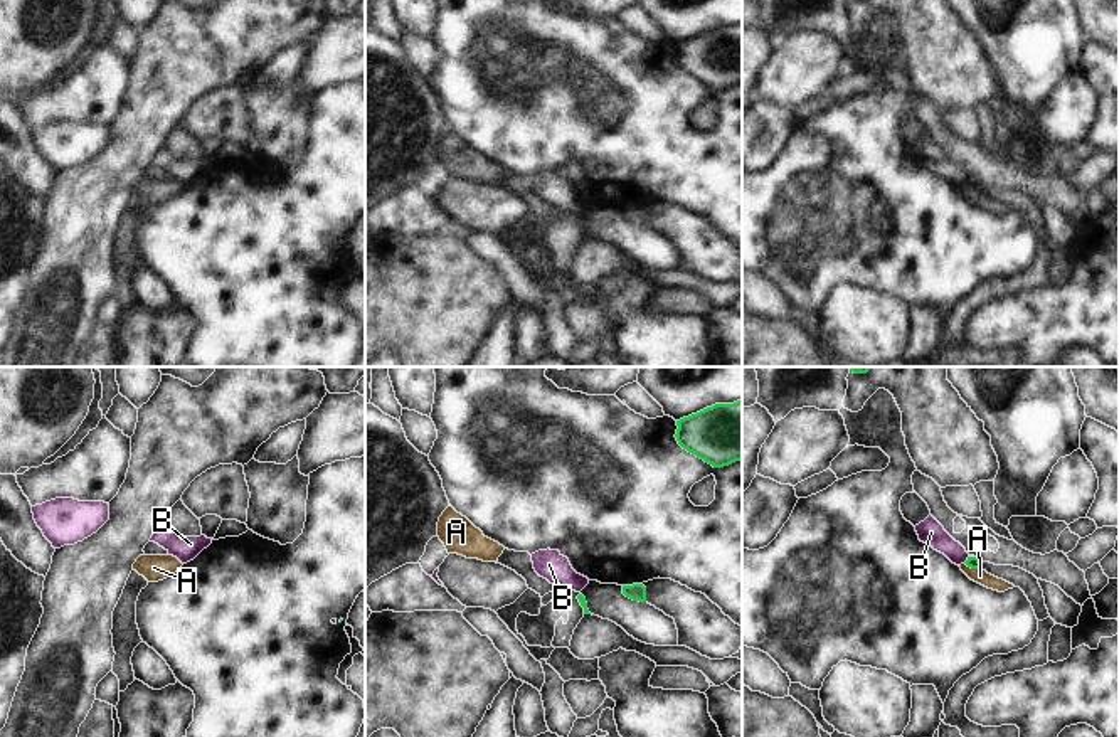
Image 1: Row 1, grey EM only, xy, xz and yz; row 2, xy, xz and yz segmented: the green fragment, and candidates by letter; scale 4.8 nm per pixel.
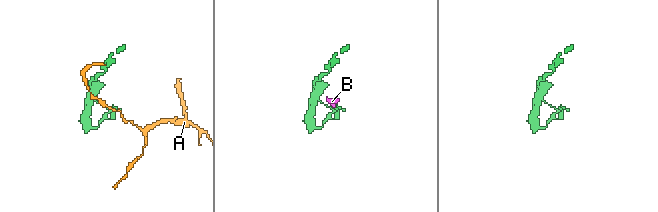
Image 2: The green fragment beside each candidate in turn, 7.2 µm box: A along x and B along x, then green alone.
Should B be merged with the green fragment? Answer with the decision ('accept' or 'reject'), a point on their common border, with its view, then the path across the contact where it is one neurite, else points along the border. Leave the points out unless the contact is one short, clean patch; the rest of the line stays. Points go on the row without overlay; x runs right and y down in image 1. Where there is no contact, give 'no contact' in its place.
reject; contact yz (968, 182); border yz (968, 179), (963, 185)

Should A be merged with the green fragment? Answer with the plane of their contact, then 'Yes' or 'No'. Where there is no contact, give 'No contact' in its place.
Touches green in yz. No

